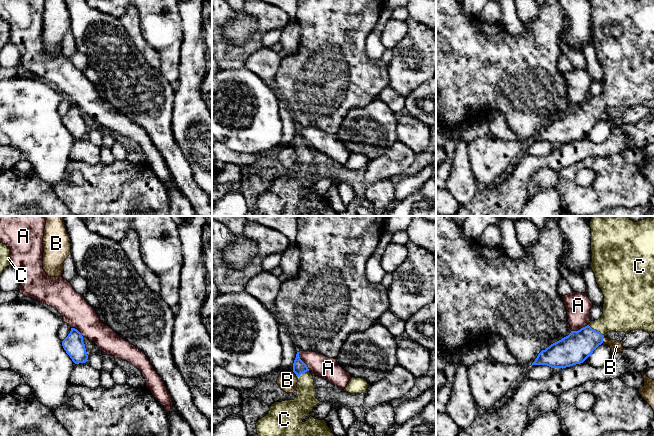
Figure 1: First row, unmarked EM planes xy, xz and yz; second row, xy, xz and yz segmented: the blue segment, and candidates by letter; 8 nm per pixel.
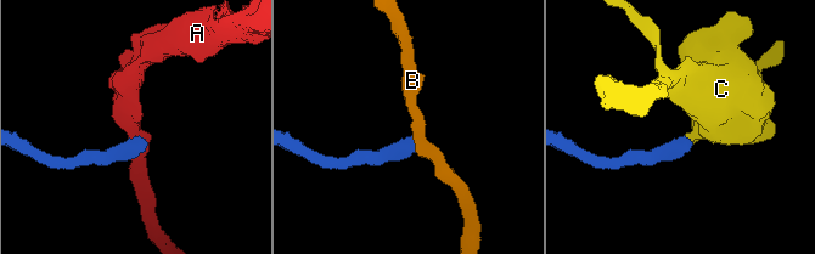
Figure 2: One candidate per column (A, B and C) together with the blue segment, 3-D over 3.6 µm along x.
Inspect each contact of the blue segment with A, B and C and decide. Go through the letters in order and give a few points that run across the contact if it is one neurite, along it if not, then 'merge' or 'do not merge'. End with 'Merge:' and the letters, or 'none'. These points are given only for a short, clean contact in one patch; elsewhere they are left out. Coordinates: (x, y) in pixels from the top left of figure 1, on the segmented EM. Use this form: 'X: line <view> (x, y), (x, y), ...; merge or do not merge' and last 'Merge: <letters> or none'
A: line xz (298, 352), (299, 358), (309, 370); do not merge
B: line xz (292, 371), (297, 378); do not merge
C: line yz (575, 348), (595, 330), (621, 313); merge
Merge: C

